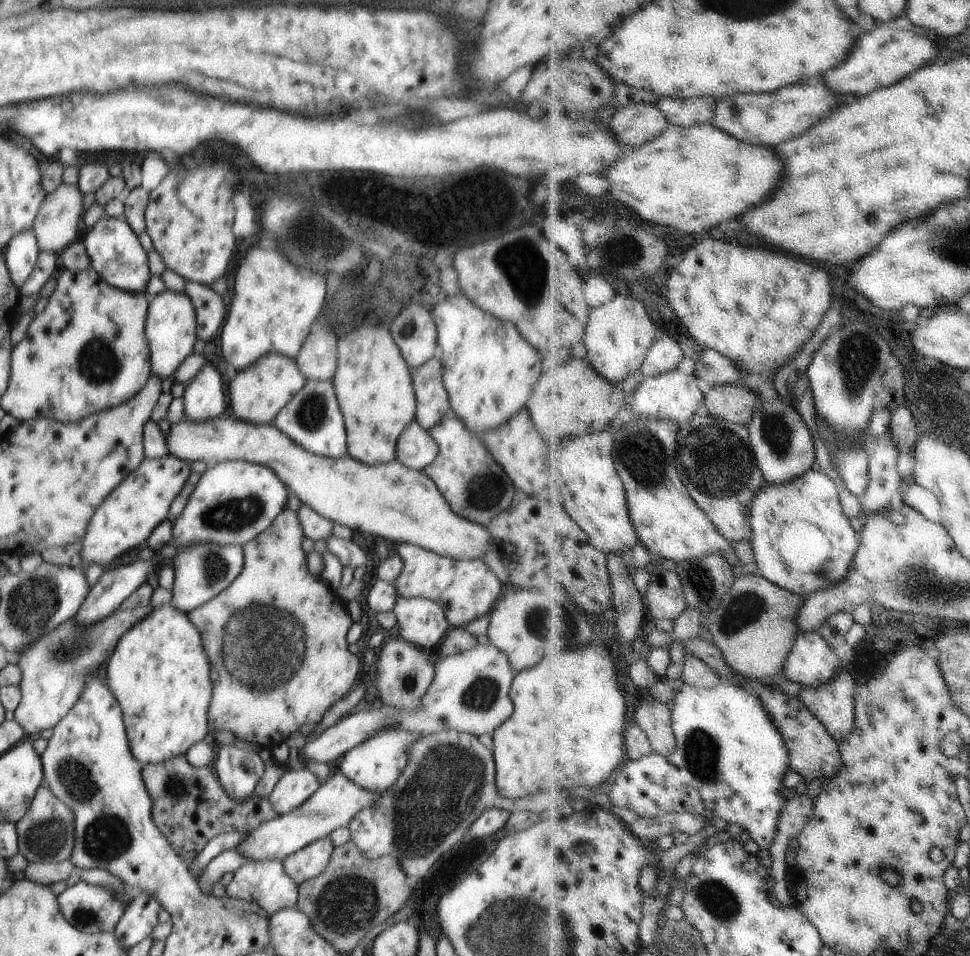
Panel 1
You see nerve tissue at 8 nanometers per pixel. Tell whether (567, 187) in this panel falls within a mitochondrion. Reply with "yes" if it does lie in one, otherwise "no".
no

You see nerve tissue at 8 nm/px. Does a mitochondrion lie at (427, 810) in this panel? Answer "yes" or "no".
yes

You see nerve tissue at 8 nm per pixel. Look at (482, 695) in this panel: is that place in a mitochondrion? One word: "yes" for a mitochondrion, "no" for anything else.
yes

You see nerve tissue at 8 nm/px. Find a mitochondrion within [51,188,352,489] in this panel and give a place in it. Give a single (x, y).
(98, 364)

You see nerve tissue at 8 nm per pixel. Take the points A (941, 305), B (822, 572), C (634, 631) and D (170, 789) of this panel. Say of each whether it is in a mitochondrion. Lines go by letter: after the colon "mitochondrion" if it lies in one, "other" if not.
A: other
B: mitochondrion
C: other
D: mitochondrion

